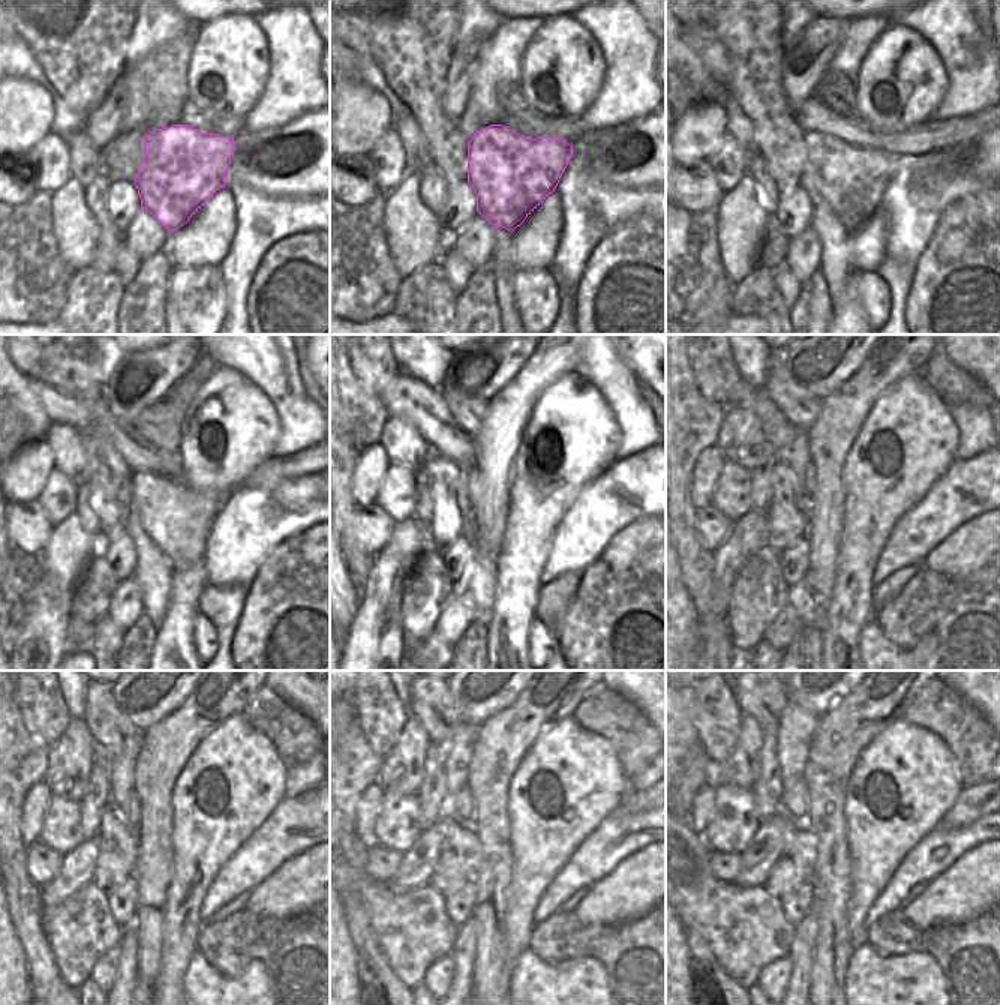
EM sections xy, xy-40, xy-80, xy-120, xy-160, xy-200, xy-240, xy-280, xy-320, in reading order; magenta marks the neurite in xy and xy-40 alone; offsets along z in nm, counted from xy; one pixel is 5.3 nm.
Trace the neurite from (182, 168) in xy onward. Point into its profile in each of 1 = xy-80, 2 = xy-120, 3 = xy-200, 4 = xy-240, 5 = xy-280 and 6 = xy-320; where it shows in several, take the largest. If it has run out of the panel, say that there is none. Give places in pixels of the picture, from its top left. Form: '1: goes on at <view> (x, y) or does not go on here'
1: goes on at xy-80 (852, 180)
2: goes on at xy-120 (179, 519)
3: goes on at xy-200 (808, 471)
4: goes on at xy-240 (135, 804)
5: goes on at xy-280 (461, 806)
6: goes on at xy-320 (796, 798)

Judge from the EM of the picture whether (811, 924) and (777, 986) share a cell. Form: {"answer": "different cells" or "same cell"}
{"answer": "different cells"}

